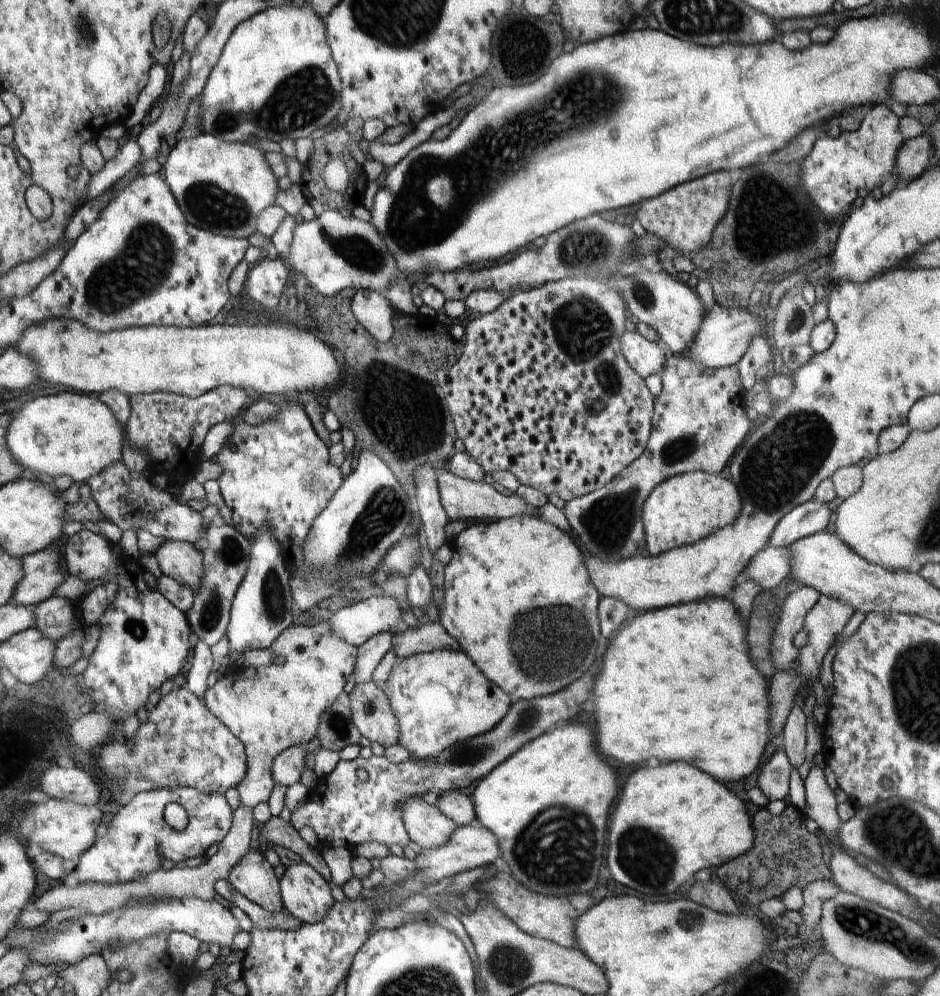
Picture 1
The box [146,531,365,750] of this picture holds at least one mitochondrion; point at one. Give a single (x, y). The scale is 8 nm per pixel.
(273, 606)

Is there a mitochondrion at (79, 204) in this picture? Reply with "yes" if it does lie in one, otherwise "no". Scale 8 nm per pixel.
no

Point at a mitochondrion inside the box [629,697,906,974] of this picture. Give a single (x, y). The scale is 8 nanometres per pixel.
(688, 920)

